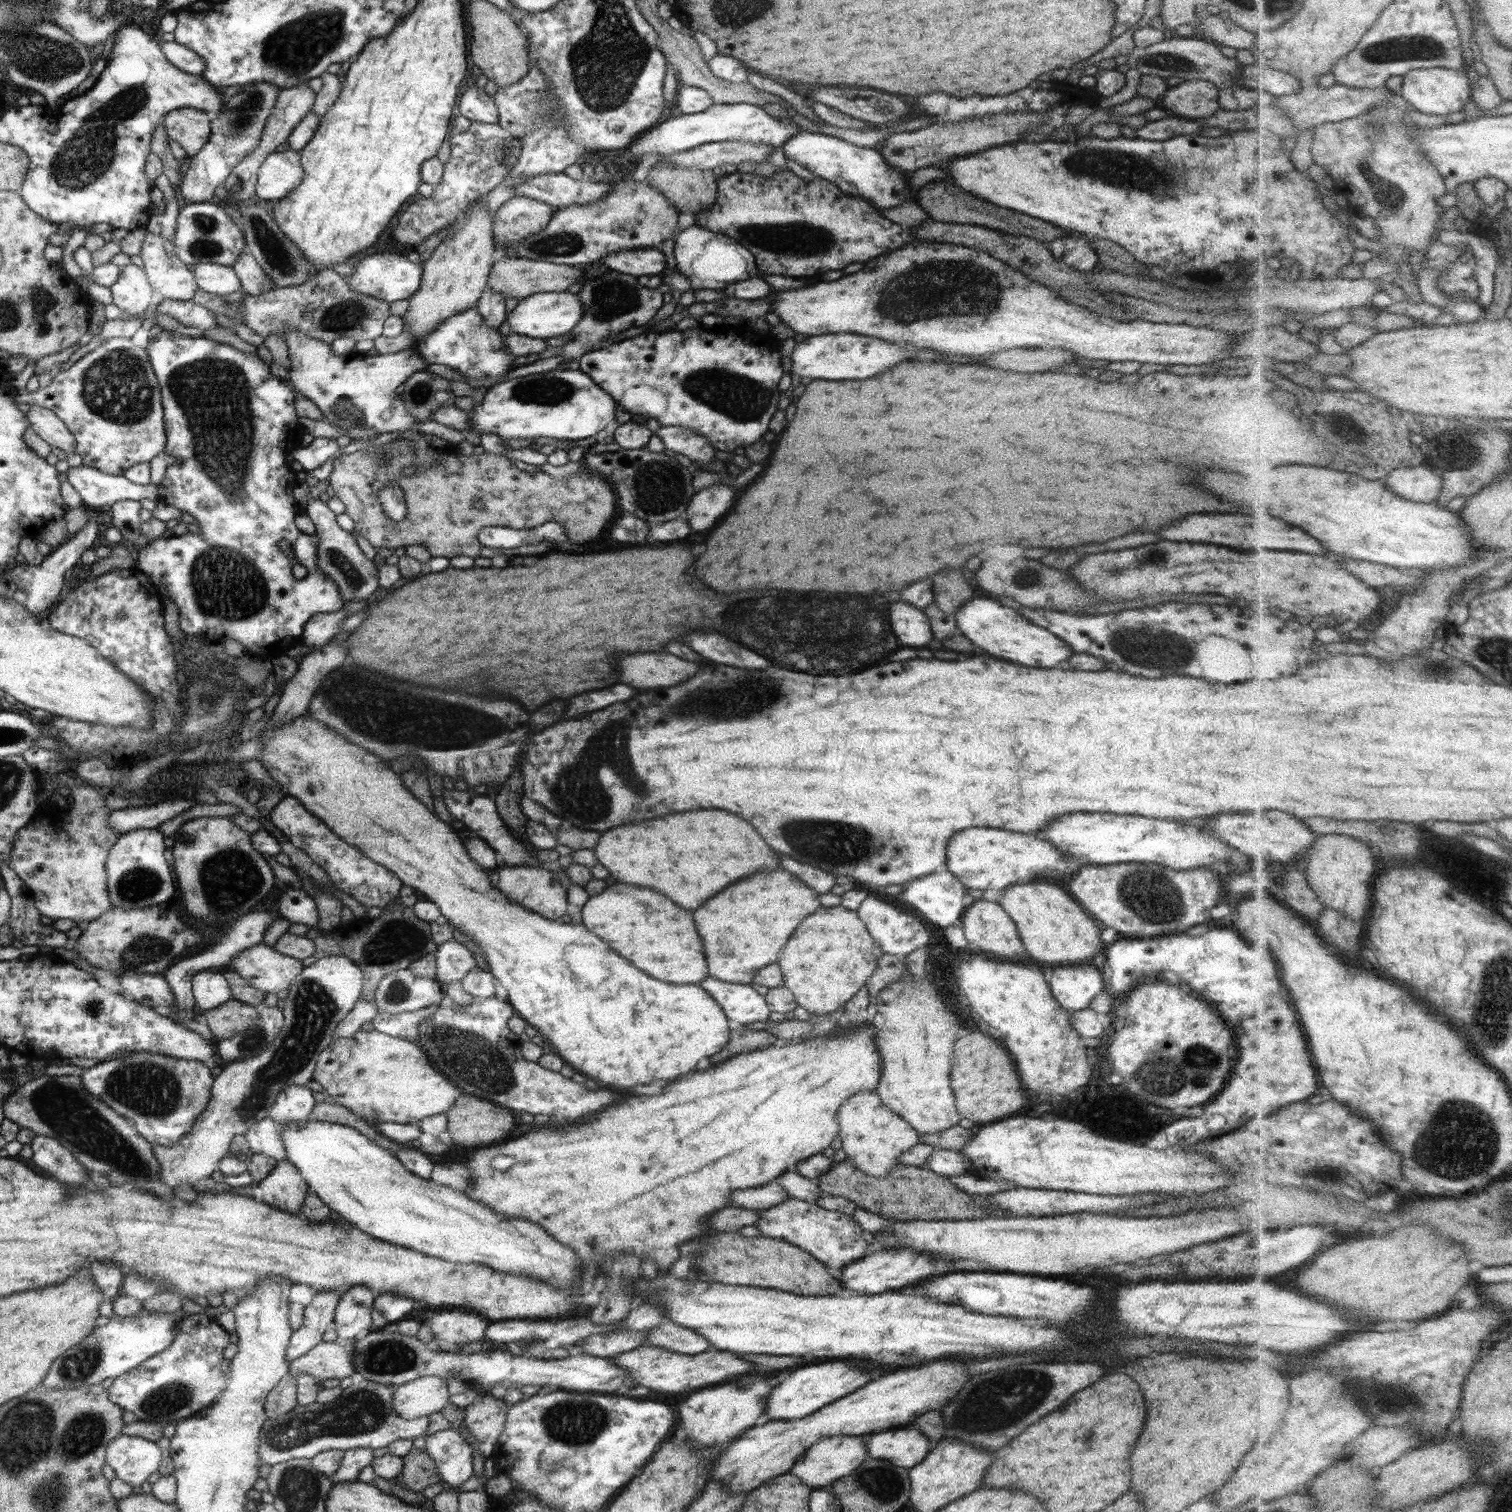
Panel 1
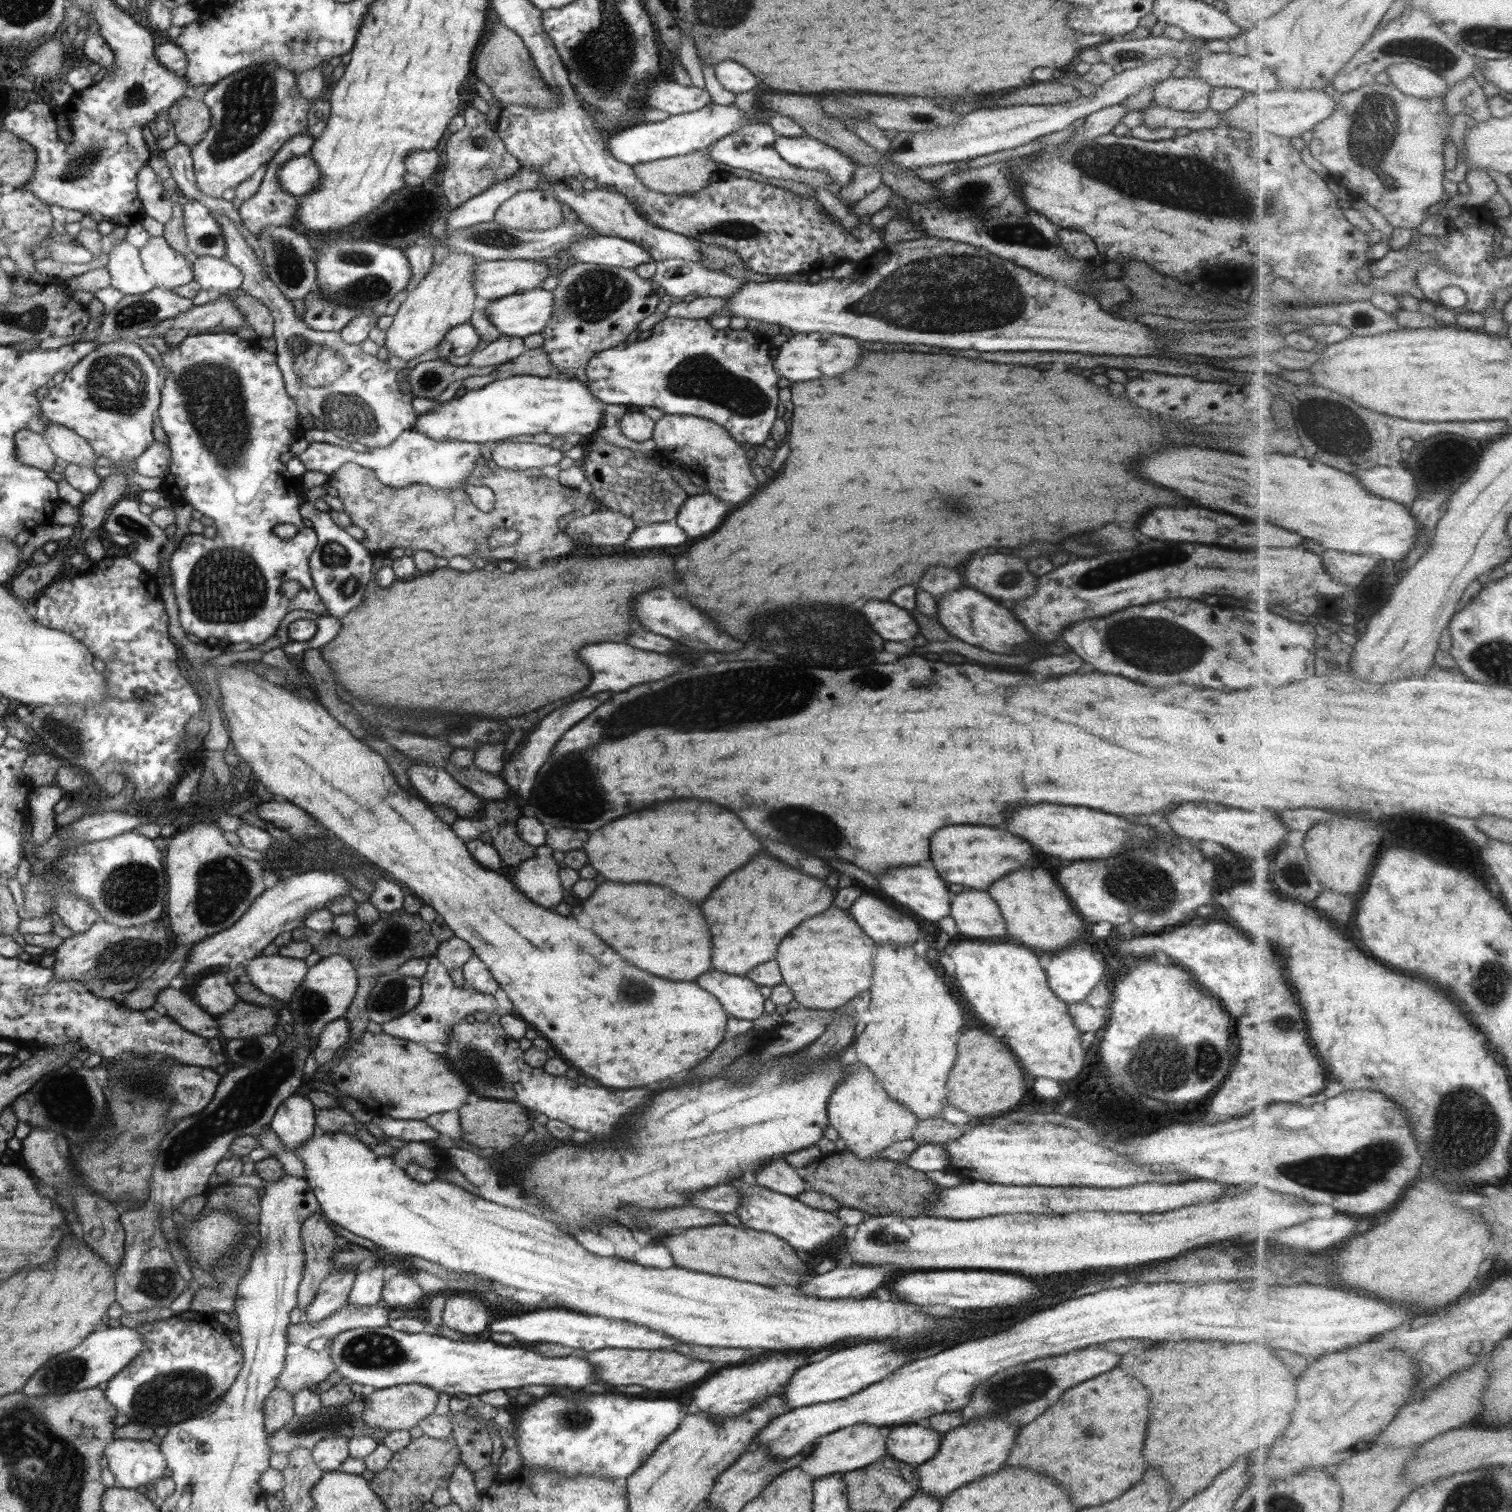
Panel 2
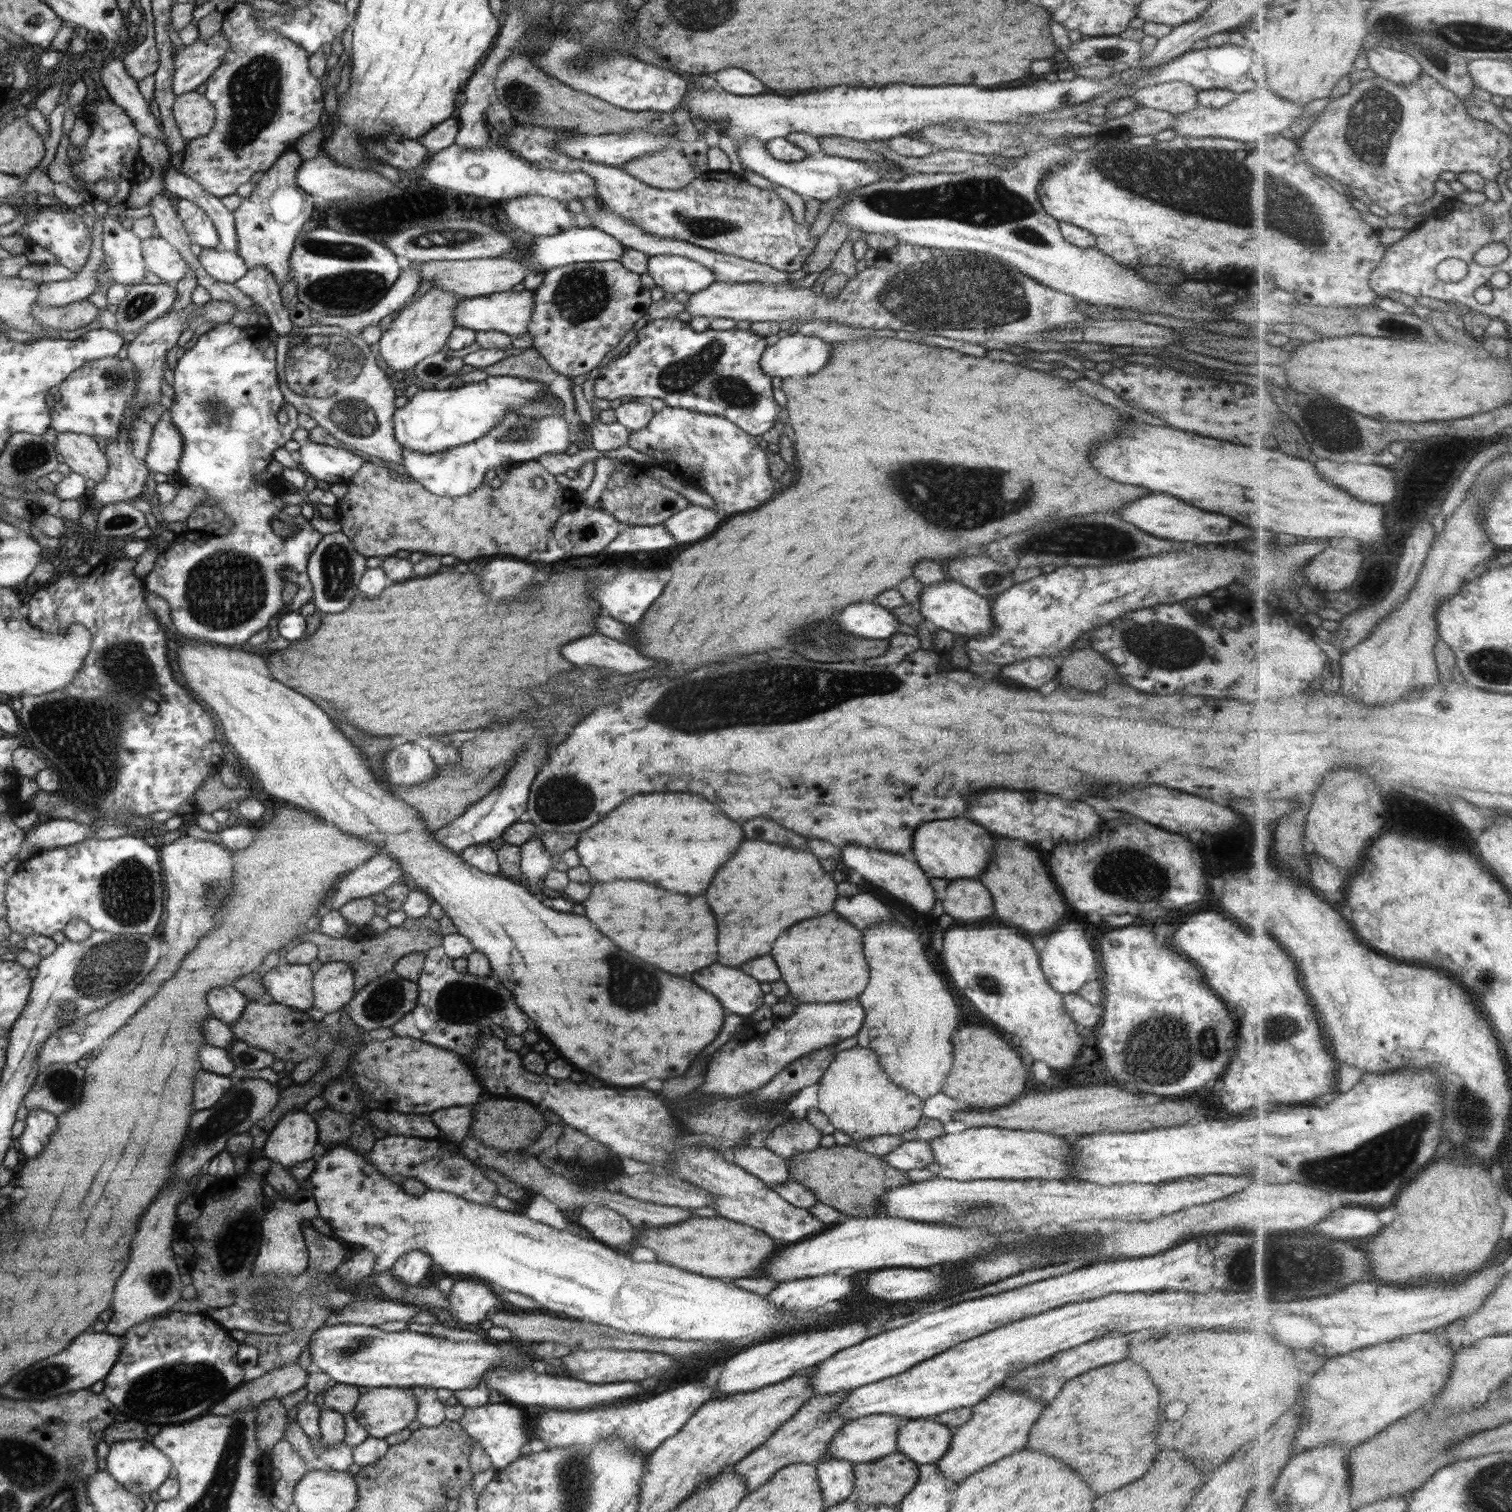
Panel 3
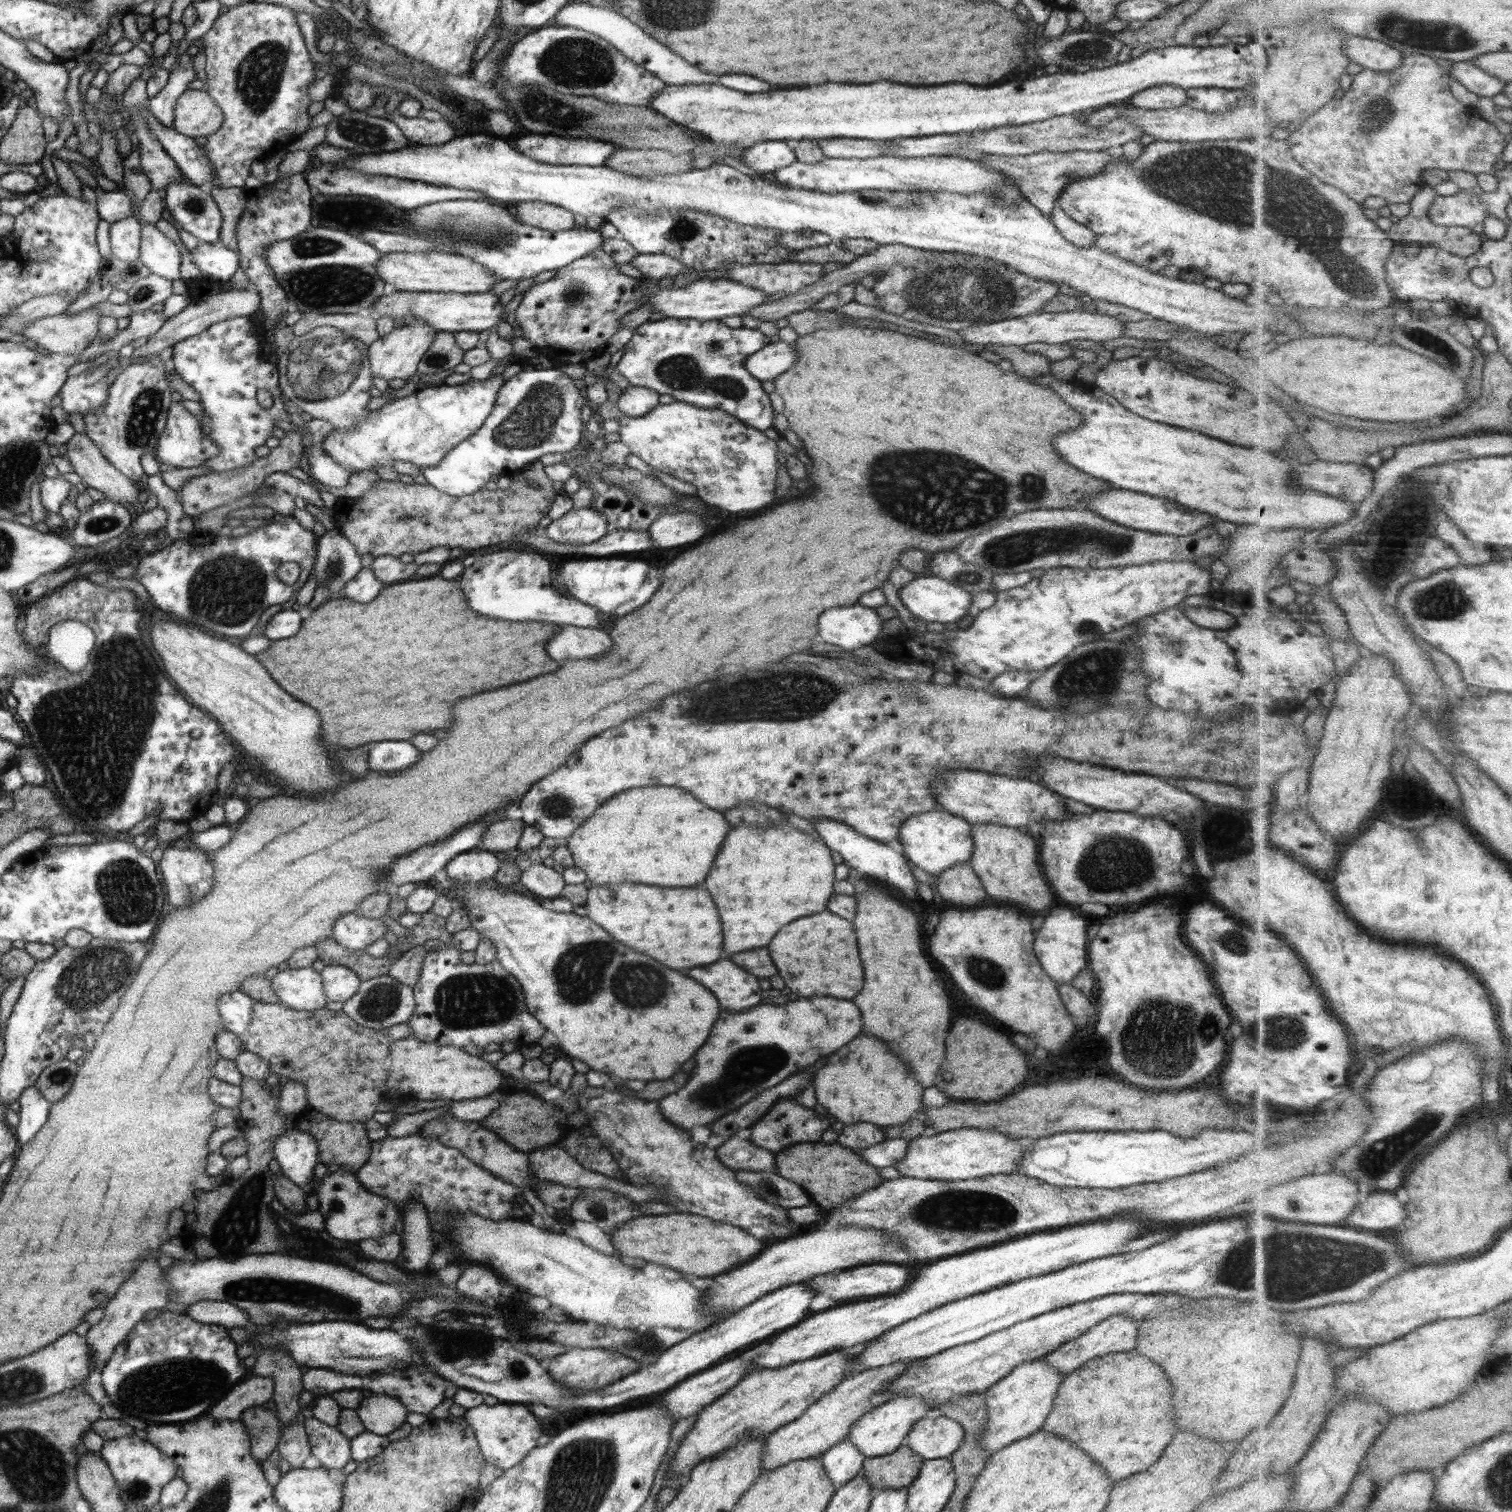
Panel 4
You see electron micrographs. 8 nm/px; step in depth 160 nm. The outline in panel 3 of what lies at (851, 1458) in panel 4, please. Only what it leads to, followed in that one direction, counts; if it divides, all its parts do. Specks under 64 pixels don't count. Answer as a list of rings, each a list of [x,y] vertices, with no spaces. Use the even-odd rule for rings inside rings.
[[[826,1459],[815,1464],[821,1491],[827,1507],[850,1498],[854,1490],[854,1463],[844,1459]]]

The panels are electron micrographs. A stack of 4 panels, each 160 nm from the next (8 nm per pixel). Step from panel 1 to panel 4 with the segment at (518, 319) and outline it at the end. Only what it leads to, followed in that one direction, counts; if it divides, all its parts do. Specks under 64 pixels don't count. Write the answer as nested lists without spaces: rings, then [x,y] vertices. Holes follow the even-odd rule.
[[[388,290],[380,295],[375,308],[381,317],[389,316],[392,320],[404,320],[404,316],[412,314],[418,320],[425,320],[430,328],[446,332],[472,331],[480,333],[490,330],[500,321],[506,320],[502,315],[505,305],[499,301],[500,296],[493,292],[464,295],[453,292],[408,292]]]

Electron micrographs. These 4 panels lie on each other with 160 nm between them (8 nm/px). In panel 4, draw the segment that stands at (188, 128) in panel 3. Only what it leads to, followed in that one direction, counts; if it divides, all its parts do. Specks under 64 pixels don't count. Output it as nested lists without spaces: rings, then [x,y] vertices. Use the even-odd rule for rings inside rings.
[[[186,89],[175,104],[173,129],[188,138],[210,137],[223,126],[215,97],[202,89]]]

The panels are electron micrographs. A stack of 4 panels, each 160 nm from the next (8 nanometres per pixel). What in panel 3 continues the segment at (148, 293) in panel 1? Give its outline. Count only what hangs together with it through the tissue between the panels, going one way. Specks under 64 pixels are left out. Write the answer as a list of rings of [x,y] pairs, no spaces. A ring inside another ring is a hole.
[[[105,215],[102,242],[104,264],[111,270],[116,283],[136,285],[143,282],[147,266],[141,241],[132,229],[121,226],[118,216]]]

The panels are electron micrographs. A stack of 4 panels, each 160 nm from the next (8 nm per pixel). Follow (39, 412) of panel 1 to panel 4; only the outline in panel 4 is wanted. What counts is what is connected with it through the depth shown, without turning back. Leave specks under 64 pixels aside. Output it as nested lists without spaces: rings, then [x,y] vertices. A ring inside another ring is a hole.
[[[76,432],[66,444],[68,451],[65,457],[70,460],[74,473],[88,484],[88,488],[102,492],[106,498],[105,500],[114,501],[135,514],[141,512],[141,504],[146,494],[145,491],[140,490],[138,488],[139,484],[132,484],[132,481],[128,477],[119,472],[119,469],[103,455],[91,437]]]

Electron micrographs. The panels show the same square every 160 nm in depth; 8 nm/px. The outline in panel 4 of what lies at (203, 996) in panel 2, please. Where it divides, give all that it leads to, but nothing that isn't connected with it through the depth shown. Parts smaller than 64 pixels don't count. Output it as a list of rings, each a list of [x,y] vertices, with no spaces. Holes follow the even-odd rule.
[[[240,990],[224,996],[222,1002],[220,1012],[225,1020],[226,1030],[242,1038],[251,1026],[255,1000]]]

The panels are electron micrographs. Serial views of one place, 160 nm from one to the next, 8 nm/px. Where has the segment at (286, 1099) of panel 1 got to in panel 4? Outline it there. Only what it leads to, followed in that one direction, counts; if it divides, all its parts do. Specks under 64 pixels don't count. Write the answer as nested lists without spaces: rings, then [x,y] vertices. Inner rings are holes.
[[[294,1127],[279,1136],[273,1148],[281,1173],[303,1188],[314,1180],[319,1151],[316,1141],[309,1132]]]

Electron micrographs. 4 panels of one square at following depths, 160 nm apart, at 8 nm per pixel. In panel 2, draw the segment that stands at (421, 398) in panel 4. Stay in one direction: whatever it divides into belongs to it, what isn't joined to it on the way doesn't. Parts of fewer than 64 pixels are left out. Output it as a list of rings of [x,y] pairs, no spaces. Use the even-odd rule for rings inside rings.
[[[500,377],[482,389],[469,390],[426,414],[420,413],[412,429],[438,442],[495,443],[536,433],[578,433],[590,437],[604,422],[605,404],[586,387],[586,382],[572,378]]]

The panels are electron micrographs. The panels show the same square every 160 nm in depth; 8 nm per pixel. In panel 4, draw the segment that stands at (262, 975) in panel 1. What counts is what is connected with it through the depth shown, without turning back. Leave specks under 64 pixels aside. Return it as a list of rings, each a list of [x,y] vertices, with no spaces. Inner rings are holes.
[[[288,968],[271,979],[279,1002],[297,1011],[324,1009],[329,1001],[321,972],[309,968]]]

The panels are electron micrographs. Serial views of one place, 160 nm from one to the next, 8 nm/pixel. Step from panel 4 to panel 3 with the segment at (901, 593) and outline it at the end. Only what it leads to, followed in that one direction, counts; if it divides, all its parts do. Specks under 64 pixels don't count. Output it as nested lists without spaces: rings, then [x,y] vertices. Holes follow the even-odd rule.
[[[944,579],[933,585],[923,585],[917,602],[924,619],[932,622],[940,630],[963,634],[968,639],[986,636],[993,629],[991,598],[980,596],[959,582]]]

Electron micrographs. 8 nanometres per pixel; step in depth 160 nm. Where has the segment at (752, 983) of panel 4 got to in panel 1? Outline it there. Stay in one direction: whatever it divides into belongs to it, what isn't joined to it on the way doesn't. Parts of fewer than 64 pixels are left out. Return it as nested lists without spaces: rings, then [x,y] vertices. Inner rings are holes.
[[[708,976],[700,982],[700,986],[722,1006],[733,1025],[769,1021],[771,1010],[765,996],[759,994],[751,984],[722,982]]]

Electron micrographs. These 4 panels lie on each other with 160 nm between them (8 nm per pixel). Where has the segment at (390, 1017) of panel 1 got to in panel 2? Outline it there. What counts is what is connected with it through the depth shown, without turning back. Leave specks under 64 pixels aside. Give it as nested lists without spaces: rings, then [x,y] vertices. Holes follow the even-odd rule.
[[[436,957],[428,959],[428,970],[419,979],[421,982],[420,1002],[404,1016],[382,1023],[382,1032],[401,1039],[422,1042],[422,1044],[424,1042],[446,1044],[449,1040],[447,1030],[451,1030],[457,1022],[465,1020],[468,1014],[486,1012],[487,1015],[499,1014],[501,1017],[505,1014],[515,1013],[514,1008],[500,1007],[494,995],[484,994],[473,988],[454,986],[450,972],[444,968],[444,964],[440,964],[440,960],[436,960]]]

